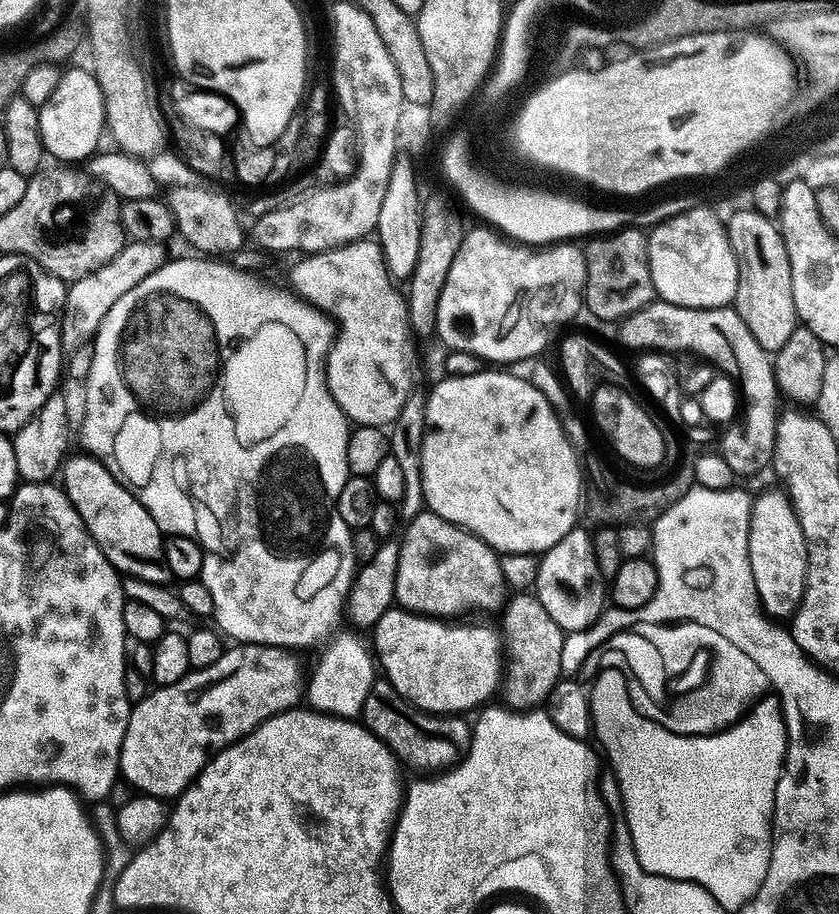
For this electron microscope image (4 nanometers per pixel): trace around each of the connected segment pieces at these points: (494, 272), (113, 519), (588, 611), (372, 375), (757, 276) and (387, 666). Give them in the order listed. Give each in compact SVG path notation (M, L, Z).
M479 226L480 228L469 227L464 234L462 246L458 246L458 254L454 254L454 262L450 266L450 274L446 274L446 286L442 286L442 298L438 298L438 322L436 323L436 336L445 344L445 349L466 354L474 354L482 362L490 363L492 366L516 366L519 360L531 361L539 357L540 352L552 340L556 328L568 324L584 304L584 283L586 282L586 262L584 261L584 249L576 242L554 243L551 246L521 246L516 242L509 242L503 235L497 234L491 227Z
M72 454L65 459L62 487L102 554L106 554L116 571L124 576L168 584L170 573L164 557L164 536L158 522L150 518L150 510L146 510L140 499L126 485L118 482L110 470L106 470L101 460L87 454L79 455Z
M577 526L548 552L539 557L538 578L534 595L550 613L550 618L558 622L564 633L586 630L593 622L601 619L606 604L606 578L598 566L594 554L592 532L587 527Z
M365 238L352 244L343 244L325 252L309 252L288 272L291 291L313 308L320 309L335 324L332 348L328 351L328 389L334 394L334 402L344 411L351 423L374 427L389 427L398 418L402 402L412 393L412 367L416 364L416 352L412 349L414 337L408 325L408 302L400 292L384 261L384 255L375 239Z
M745 206L733 214L726 227L734 258L738 262L738 290L734 301L738 318L746 322L746 330L754 334L758 346L765 348L769 354L778 353L798 327L786 242L777 221L773 217L763 216L751 206Z
M393 606L386 610L386 614L382 614L382 618L378 618L378 622L371 629L372 644L375 659L378 661L379 667L382 669L383 679L389 680L394 686L394 690L398 690L398 694L402 694L402 698L406 698L406 702L410 702L415 708L421 708L423 712L434 712L437 714L468 714L471 708L479 709L481 706L487 705L492 695L499 693L502 688L502 636L499 631L496 632L488 624L456 624L460 622L445 622L443 619L434 616L421 616L419 612L410 612L407 608Z

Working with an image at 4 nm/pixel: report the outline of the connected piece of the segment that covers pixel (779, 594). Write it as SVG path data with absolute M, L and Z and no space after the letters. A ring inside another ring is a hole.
M764 492L755 497L748 527L748 553L750 574L754 574L754 586L764 615L776 622L791 621L806 591L808 547L798 514L794 514L786 492Z

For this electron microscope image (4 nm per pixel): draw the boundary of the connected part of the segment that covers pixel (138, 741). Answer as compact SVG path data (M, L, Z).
M237 643L225 650L214 666L193 668L178 678L178 682L153 687L142 702L132 705L126 734L122 738L120 776L124 784L146 796L180 796L223 748L229 748L235 740L241 740L270 717L297 707L306 684L303 679L300 681L300 664L292 656L295 655L286 648Z

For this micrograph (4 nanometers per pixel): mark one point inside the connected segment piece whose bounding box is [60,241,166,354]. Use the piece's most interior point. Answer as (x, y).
(87, 300)

